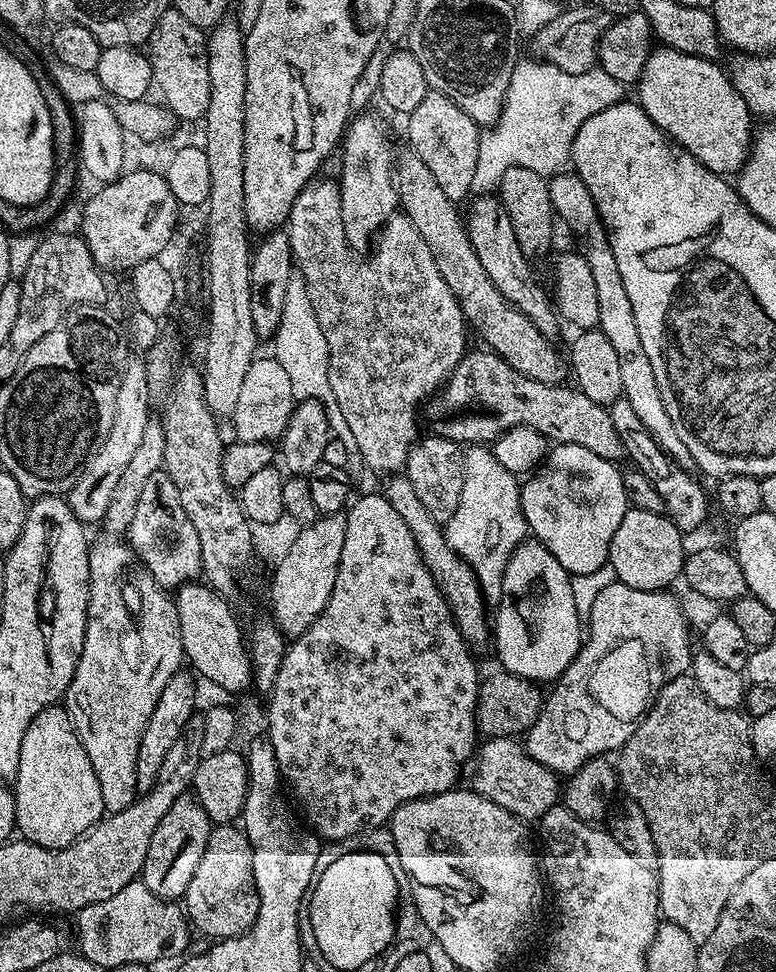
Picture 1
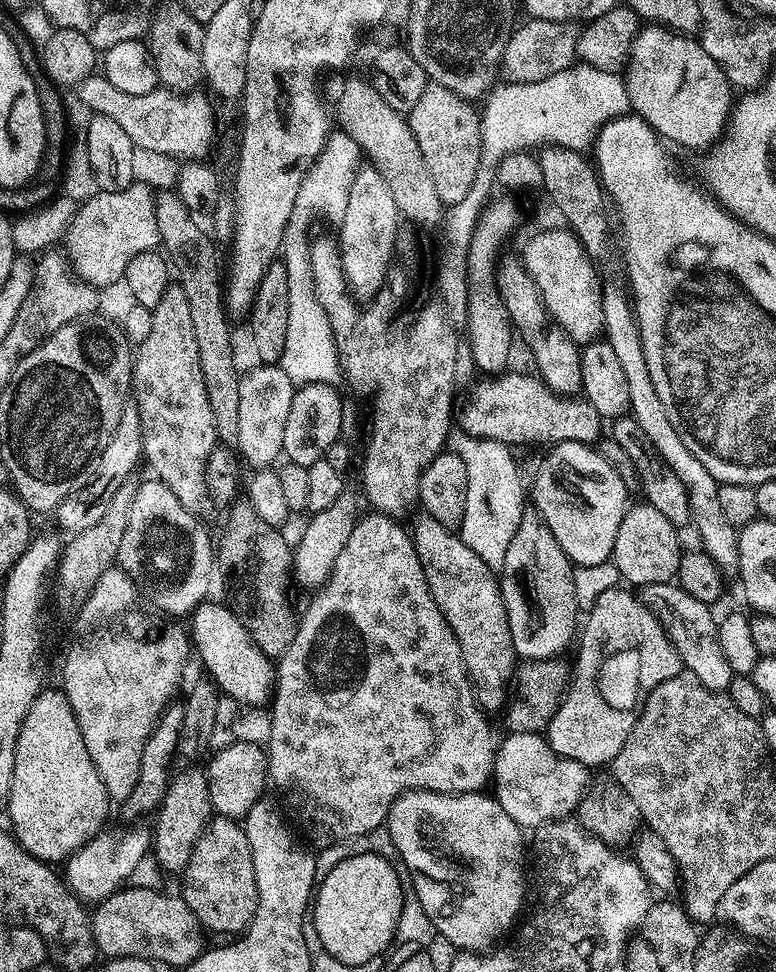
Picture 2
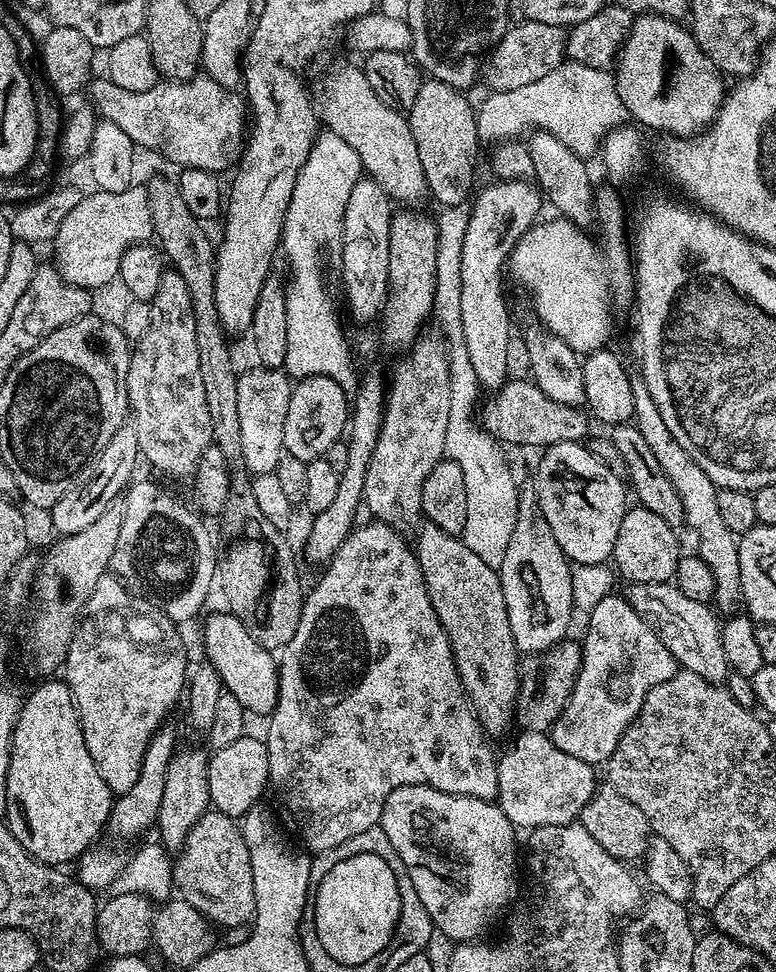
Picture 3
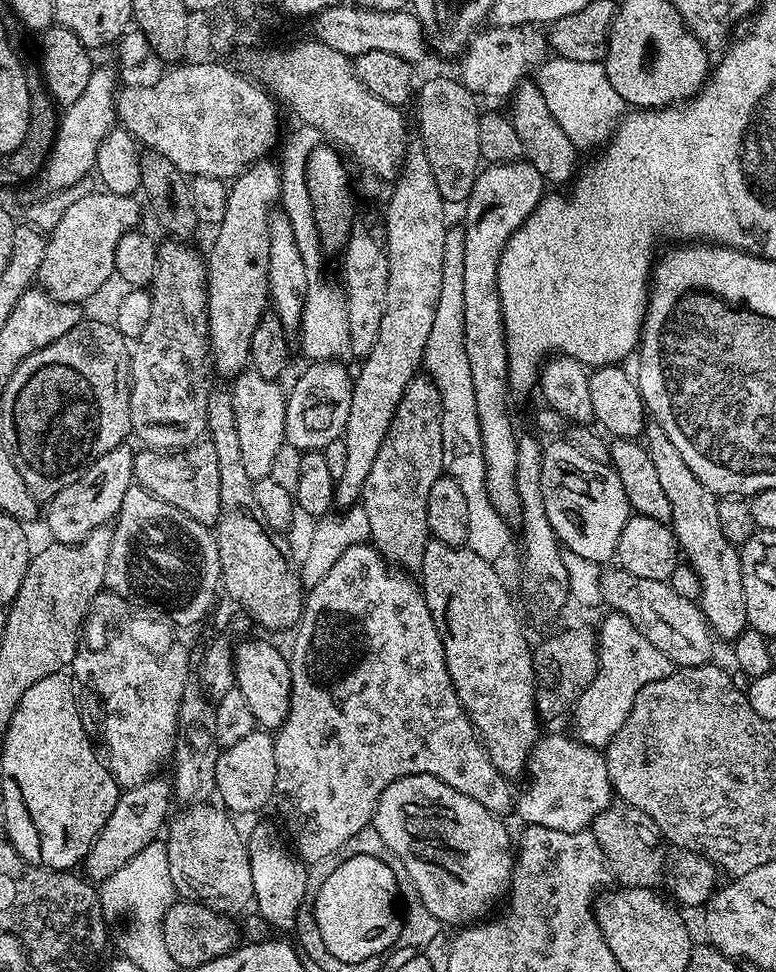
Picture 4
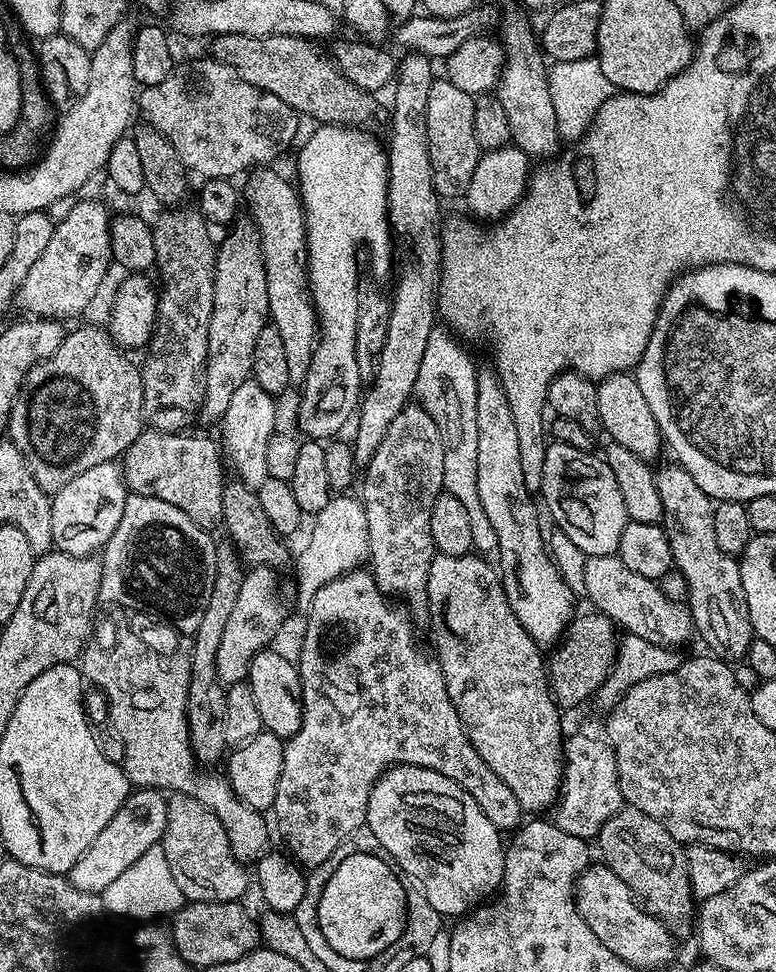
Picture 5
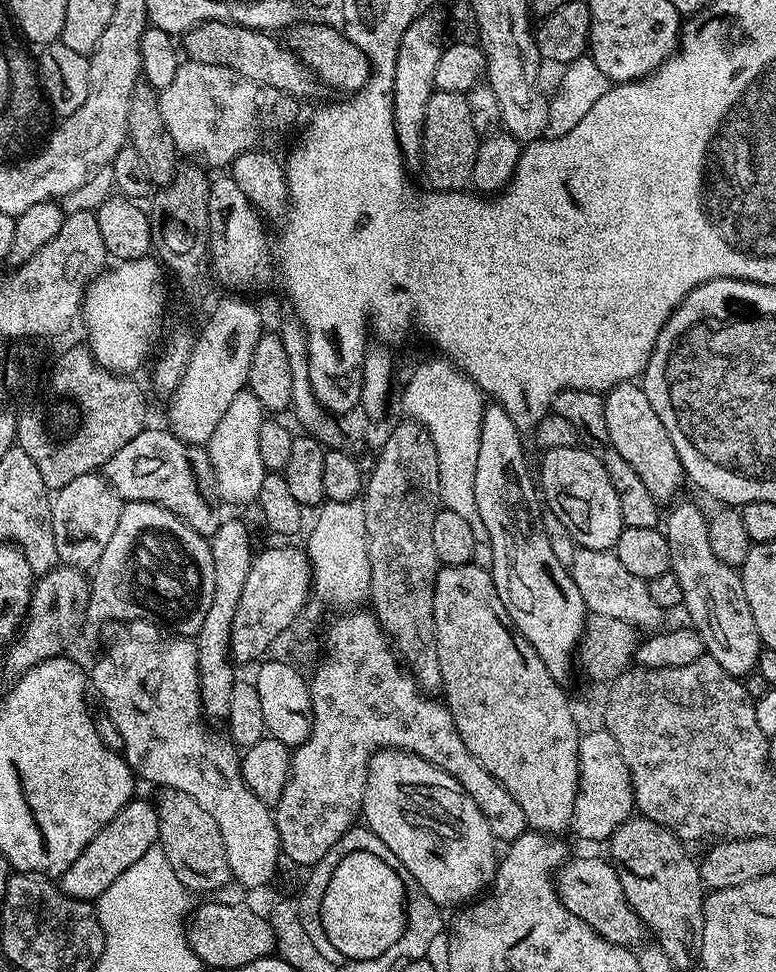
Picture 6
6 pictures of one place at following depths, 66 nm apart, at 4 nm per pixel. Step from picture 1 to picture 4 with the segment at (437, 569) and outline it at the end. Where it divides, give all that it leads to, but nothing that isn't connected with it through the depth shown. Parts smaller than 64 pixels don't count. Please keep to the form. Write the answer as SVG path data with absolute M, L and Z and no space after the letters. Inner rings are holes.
M429 539L418 572L419 575L424 575L422 587L426 606L430 606L434 626L438 626L446 654L446 670L450 670L458 702L462 702L470 722L476 727L476 734L487 750L490 762L494 762L503 776L523 777L532 748L542 735L542 720L536 711L534 648L532 644L528 645L528 640L524 637L520 616L512 605L512 596L508 593L503 578L492 568L495 568L493 561L474 554L467 546L455 548Z

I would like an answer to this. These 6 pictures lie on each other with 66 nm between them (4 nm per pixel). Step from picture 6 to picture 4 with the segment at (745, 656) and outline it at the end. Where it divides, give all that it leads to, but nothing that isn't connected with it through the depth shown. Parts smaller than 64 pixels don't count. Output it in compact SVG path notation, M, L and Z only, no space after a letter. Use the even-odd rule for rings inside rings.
M649 423L644 429L643 439L654 462L654 471L658 474L662 490L666 490L666 498L670 498L670 527L676 536L676 543L680 545L687 564L700 579L699 608L708 620L713 637L728 640L727 642L735 641L748 627L746 594L742 590L742 566L737 545L729 542L726 534L722 534L722 526L718 522L718 497L706 490L698 478L694 478L694 470L686 466L682 454L678 454L674 442L666 438L666 430L662 430L660 424Z

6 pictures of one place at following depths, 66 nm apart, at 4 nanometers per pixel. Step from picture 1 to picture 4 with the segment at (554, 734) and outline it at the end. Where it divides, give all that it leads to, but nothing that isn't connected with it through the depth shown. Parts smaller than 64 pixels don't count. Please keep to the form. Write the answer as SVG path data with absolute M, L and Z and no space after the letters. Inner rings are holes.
M613 610L607 614L609 616L598 625L597 673L570 712L570 719L576 727L575 739L601 750L607 749L622 722L626 722L638 690L642 690L642 686L650 686L650 682L658 682L658 678L666 678L674 671L670 658L644 638L631 624L629 617Z

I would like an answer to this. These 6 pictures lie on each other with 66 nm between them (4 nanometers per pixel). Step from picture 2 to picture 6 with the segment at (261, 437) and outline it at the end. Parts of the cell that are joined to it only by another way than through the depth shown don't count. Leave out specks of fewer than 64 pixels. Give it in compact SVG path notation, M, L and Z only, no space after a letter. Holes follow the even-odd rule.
M243 391L234 398L232 405L226 410L226 415L218 422L214 434L210 434L206 451L210 458L210 466L216 479L215 489L221 497L224 496L232 504L252 504L258 490L262 490L262 478L265 466L262 453L258 451L258 430L262 430L266 419L266 410L262 402L250 391Z

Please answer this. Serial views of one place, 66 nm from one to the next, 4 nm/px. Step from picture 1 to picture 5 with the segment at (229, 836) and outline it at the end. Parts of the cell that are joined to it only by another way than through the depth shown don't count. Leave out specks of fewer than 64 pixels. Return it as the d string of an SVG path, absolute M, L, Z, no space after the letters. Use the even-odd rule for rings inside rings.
M172 794L168 796L168 809L166 810L166 830L164 831L164 853L166 862L170 866L170 874L174 874L174 882L182 890L185 901L191 902L226 902L231 904L241 899L240 895L250 884L250 872L243 863L232 854L230 838L226 838L226 830L222 822L209 808L204 808L202 802L198 802L192 796Z

